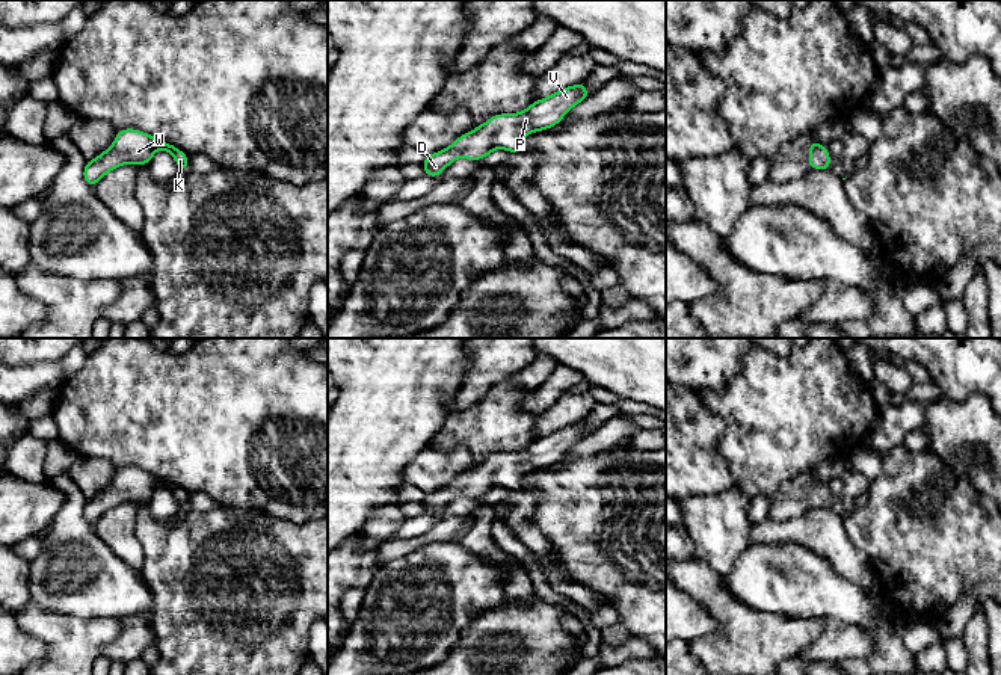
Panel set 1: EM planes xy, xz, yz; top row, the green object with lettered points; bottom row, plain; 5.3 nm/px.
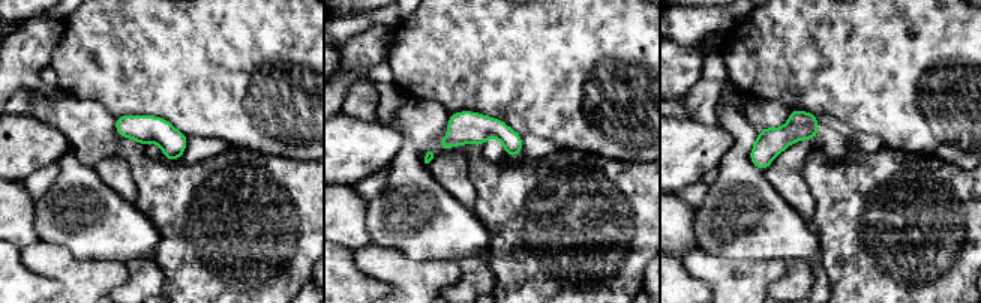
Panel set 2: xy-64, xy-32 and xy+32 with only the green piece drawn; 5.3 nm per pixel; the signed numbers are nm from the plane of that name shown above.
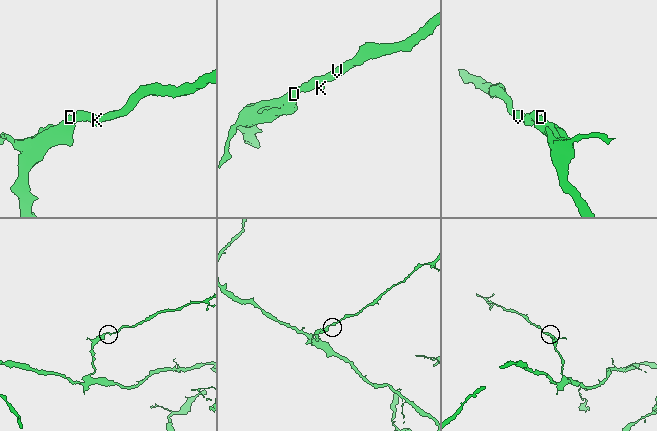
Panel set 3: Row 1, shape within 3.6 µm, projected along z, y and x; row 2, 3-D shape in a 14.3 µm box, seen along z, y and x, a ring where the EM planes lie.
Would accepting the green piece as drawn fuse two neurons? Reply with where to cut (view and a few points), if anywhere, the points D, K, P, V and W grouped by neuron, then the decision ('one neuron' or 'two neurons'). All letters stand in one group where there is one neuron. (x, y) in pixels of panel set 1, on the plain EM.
no cut | D K P V W | one neuron

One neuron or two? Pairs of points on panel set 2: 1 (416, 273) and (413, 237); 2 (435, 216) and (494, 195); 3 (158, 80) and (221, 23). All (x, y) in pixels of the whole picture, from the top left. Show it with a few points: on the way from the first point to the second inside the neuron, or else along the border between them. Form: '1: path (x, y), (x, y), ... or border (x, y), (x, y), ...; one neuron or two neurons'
1: border (381, 246), (399, 249), (414, 260), (450, 260); two neurons
2: border (471, 209), (486, 228), (489, 240); two neurons
3: path (173, 65), (179, 59), (185, 59), (206, 38); one neuron

